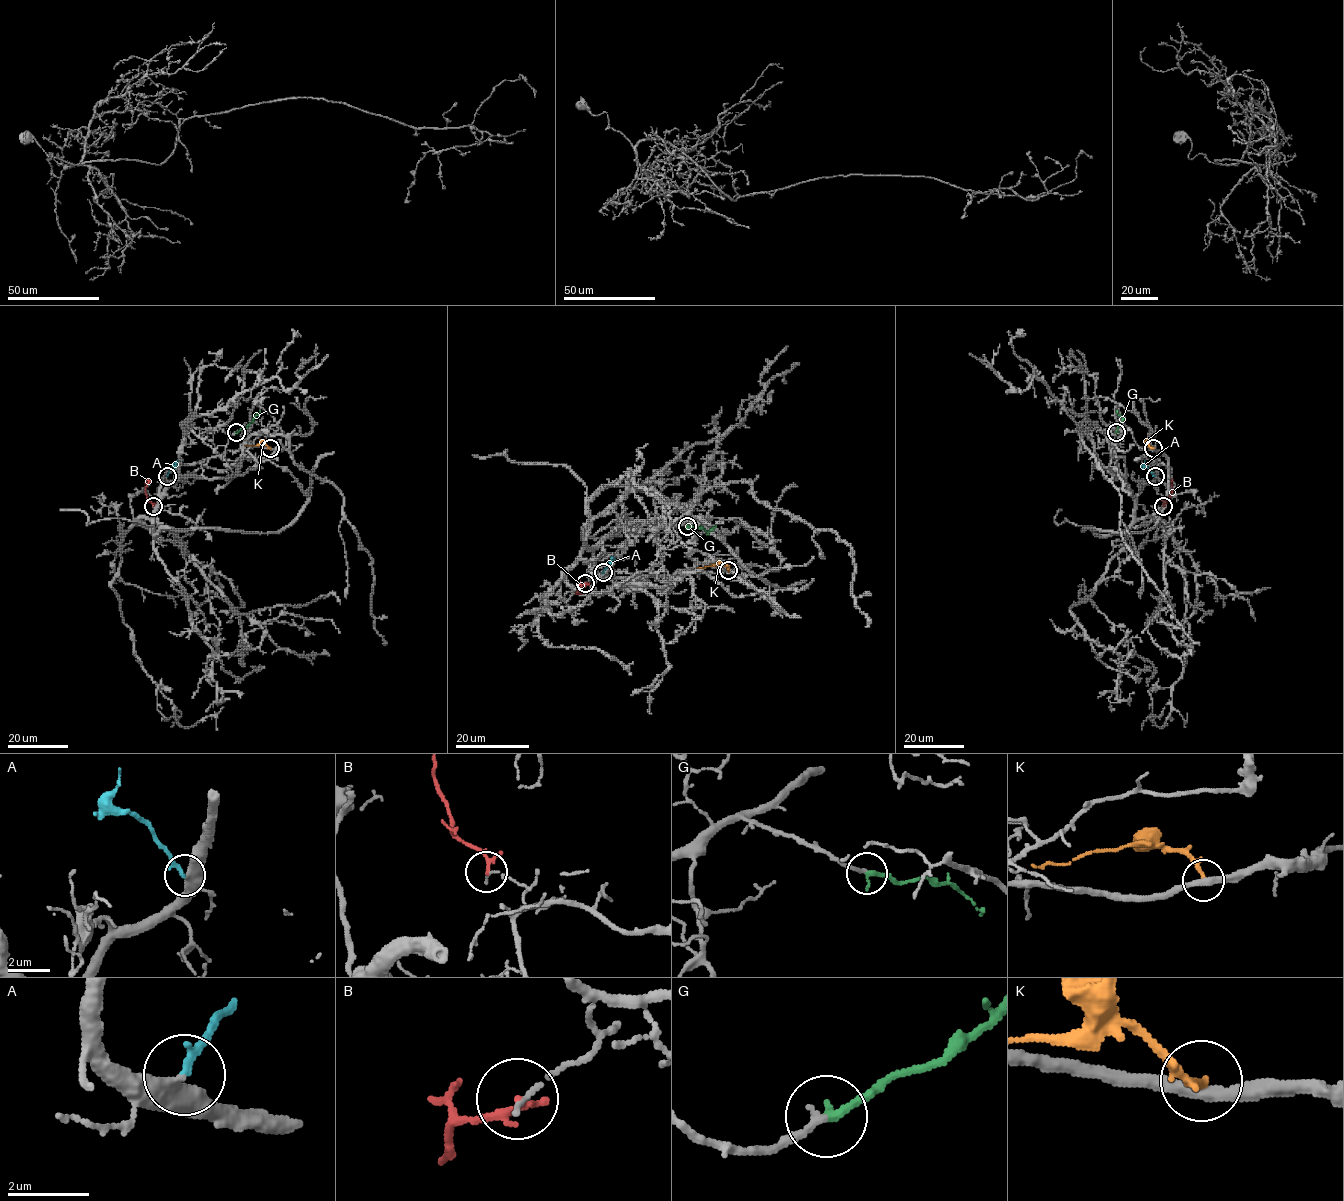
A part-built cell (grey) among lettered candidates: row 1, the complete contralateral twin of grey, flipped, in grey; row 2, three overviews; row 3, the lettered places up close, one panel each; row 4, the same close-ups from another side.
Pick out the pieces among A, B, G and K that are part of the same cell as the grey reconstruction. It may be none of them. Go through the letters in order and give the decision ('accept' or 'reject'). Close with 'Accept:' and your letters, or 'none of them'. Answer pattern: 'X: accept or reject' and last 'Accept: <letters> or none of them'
A: accept
B: reject
G: accept
K: reject
Accept: A, G

